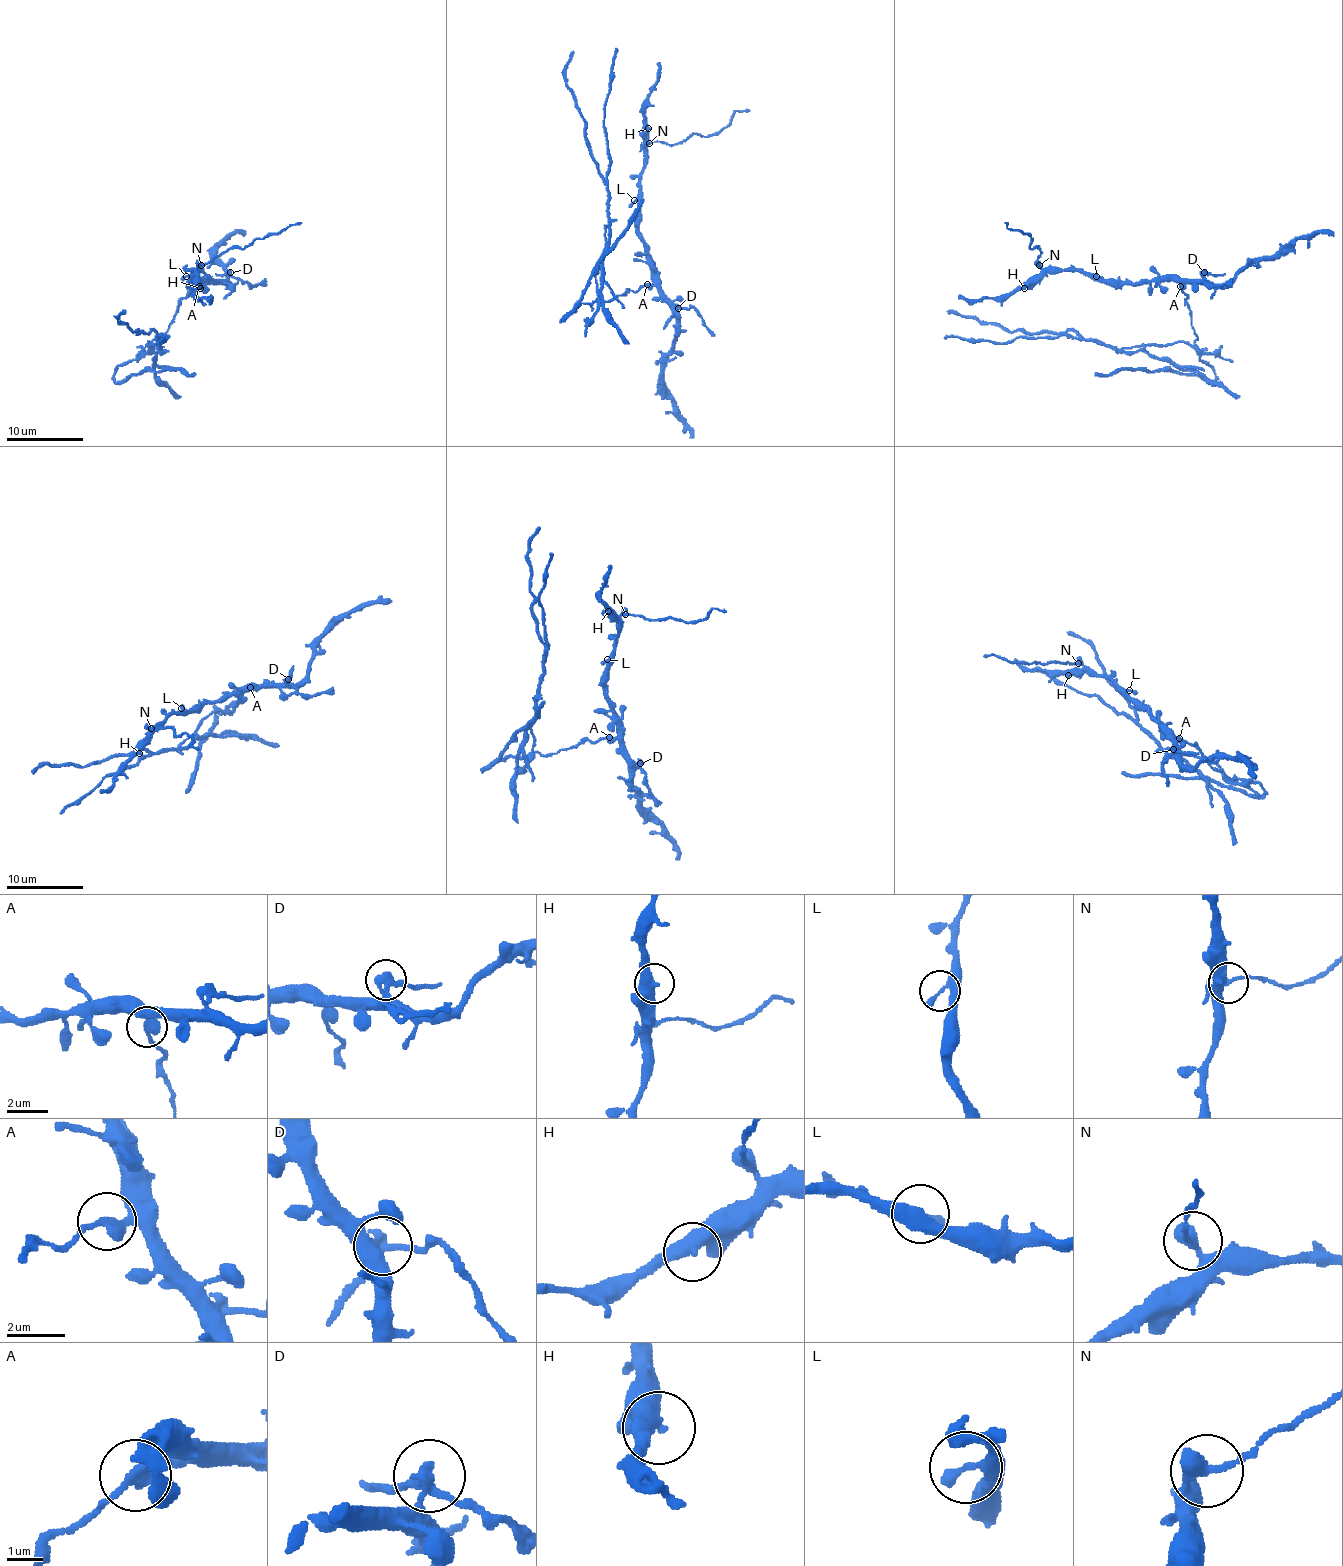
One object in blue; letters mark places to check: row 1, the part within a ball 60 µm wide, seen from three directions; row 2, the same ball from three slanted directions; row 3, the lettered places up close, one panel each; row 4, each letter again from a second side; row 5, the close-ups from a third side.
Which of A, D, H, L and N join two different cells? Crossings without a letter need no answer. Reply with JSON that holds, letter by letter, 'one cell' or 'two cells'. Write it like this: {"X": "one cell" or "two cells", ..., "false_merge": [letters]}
{"A": "two cells", "D": "two cells", "H": "one cell", "L": "one cell", "N": "two cells", "false_merge": ["A", "D", "N"]}

